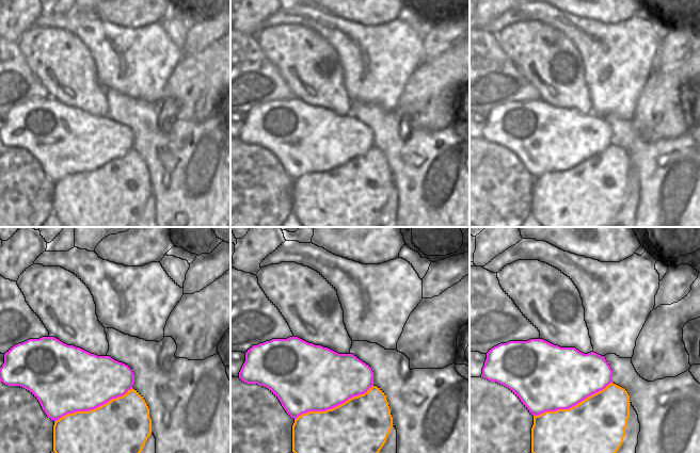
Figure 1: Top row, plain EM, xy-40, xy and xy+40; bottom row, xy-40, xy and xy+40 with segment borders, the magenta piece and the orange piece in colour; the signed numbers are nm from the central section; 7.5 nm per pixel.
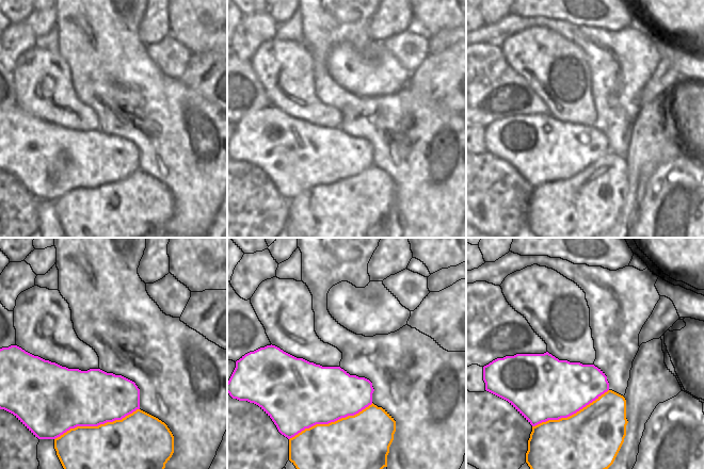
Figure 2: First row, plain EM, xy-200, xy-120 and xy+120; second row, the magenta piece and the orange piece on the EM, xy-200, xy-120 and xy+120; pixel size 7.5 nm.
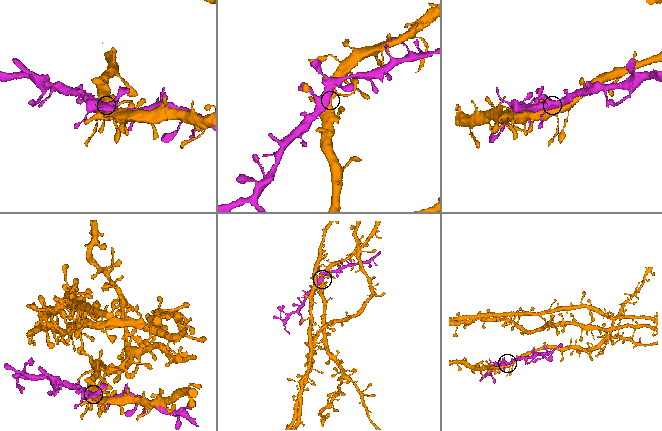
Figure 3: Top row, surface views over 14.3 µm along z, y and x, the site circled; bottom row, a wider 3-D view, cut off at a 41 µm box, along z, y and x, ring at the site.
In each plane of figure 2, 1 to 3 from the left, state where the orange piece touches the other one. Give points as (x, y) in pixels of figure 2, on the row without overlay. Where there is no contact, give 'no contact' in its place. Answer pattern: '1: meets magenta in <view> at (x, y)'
1: meets magenta in xy-200 at (96, 187)
2: meets magenta in xy-120 at (331, 182)
3: meets magenta in xy+120 at (570, 176)

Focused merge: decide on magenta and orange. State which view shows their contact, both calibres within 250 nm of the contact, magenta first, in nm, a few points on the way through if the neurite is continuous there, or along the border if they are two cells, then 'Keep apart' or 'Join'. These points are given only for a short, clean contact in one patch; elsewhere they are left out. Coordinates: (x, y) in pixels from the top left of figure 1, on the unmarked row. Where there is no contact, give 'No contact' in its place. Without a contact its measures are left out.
Touches magenta in xy. Thickness 480 nm (magenta) against 500 nm. Keep apart

